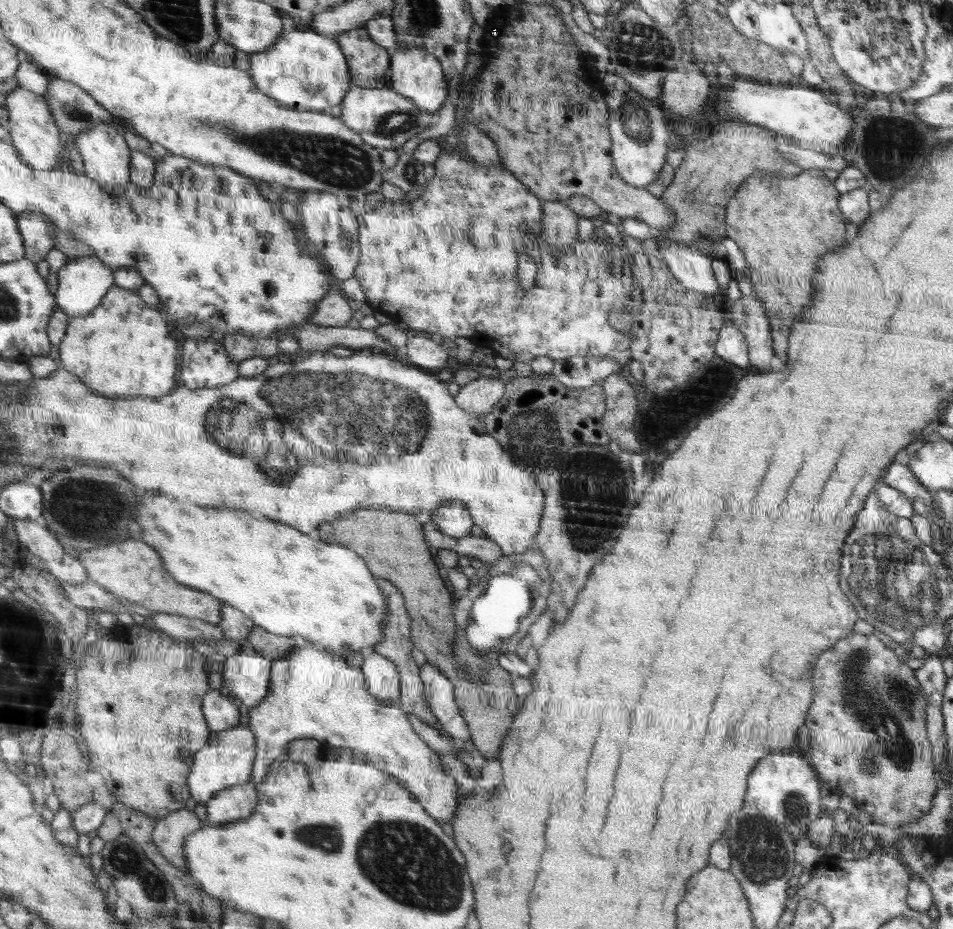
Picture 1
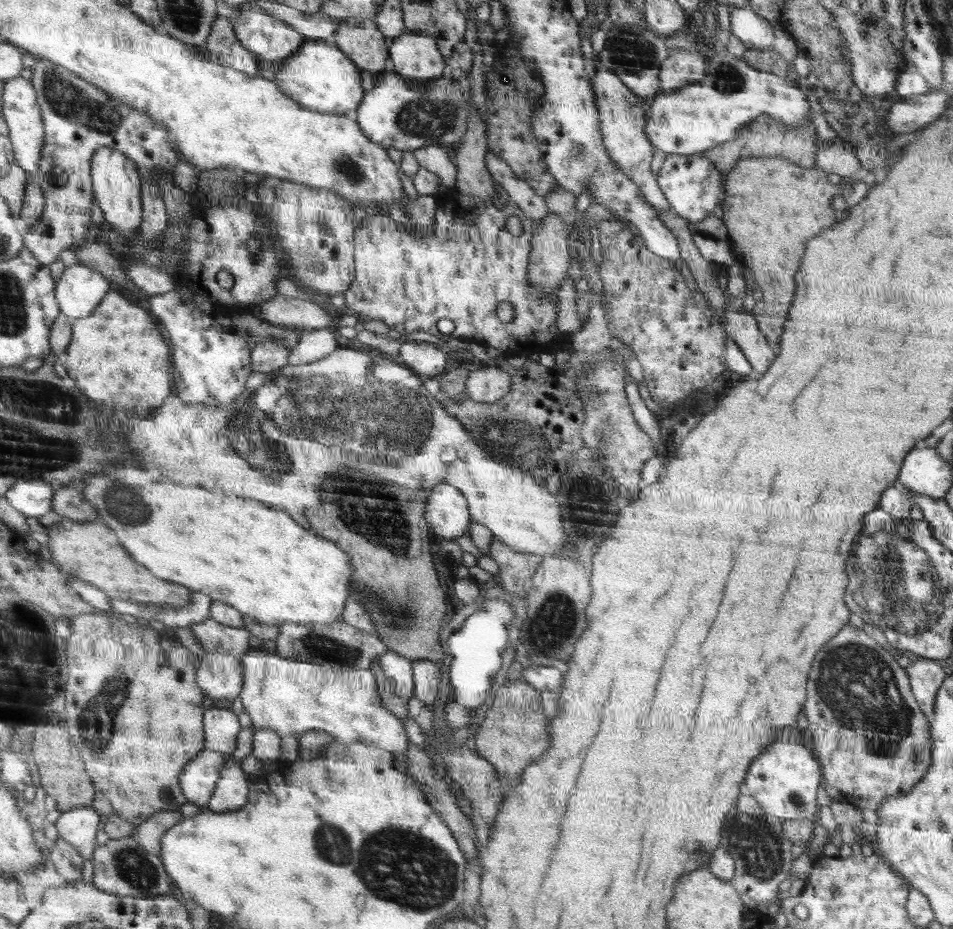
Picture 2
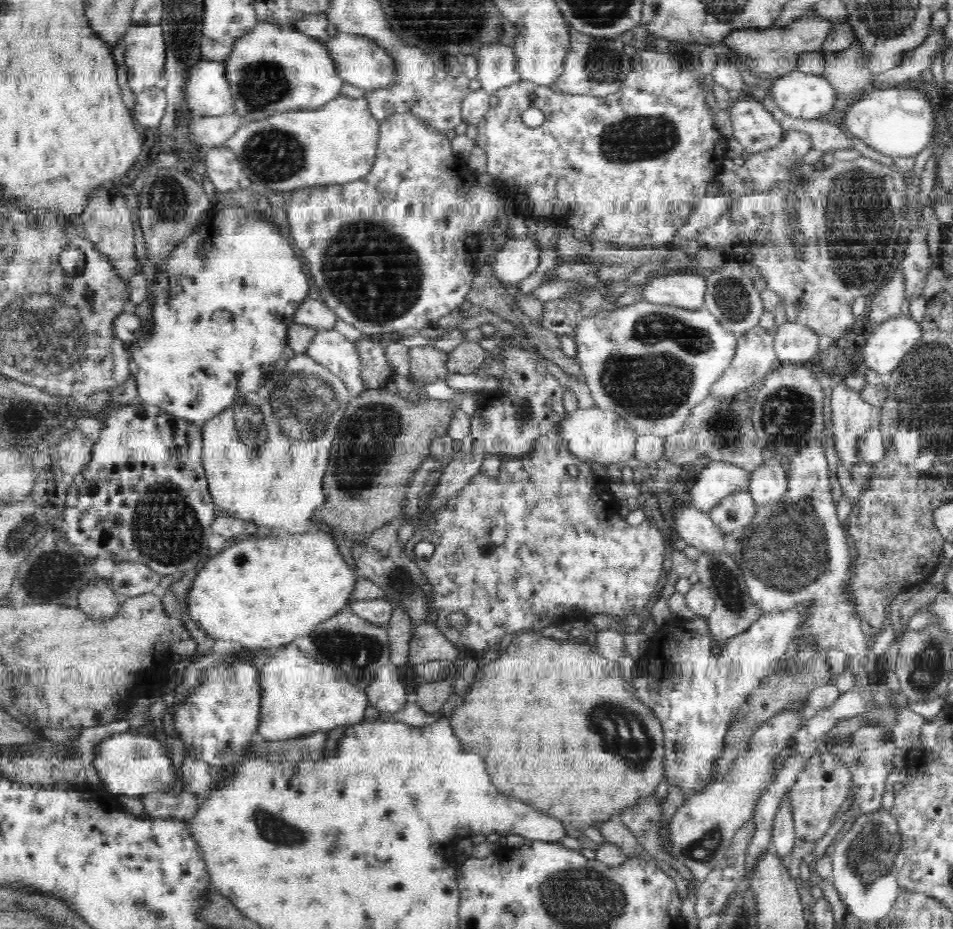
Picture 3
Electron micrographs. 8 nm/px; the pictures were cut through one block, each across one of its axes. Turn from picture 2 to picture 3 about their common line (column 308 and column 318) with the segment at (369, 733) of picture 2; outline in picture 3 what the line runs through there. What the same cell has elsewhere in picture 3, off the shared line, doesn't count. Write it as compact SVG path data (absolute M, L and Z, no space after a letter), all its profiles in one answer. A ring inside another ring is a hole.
M294 643L270 652L266 663L259 668L259 674L262 700L258 731L268 742L304 737L327 732L337 726L360 723L369 705L368 695L350 683L344 673L316 662Z

